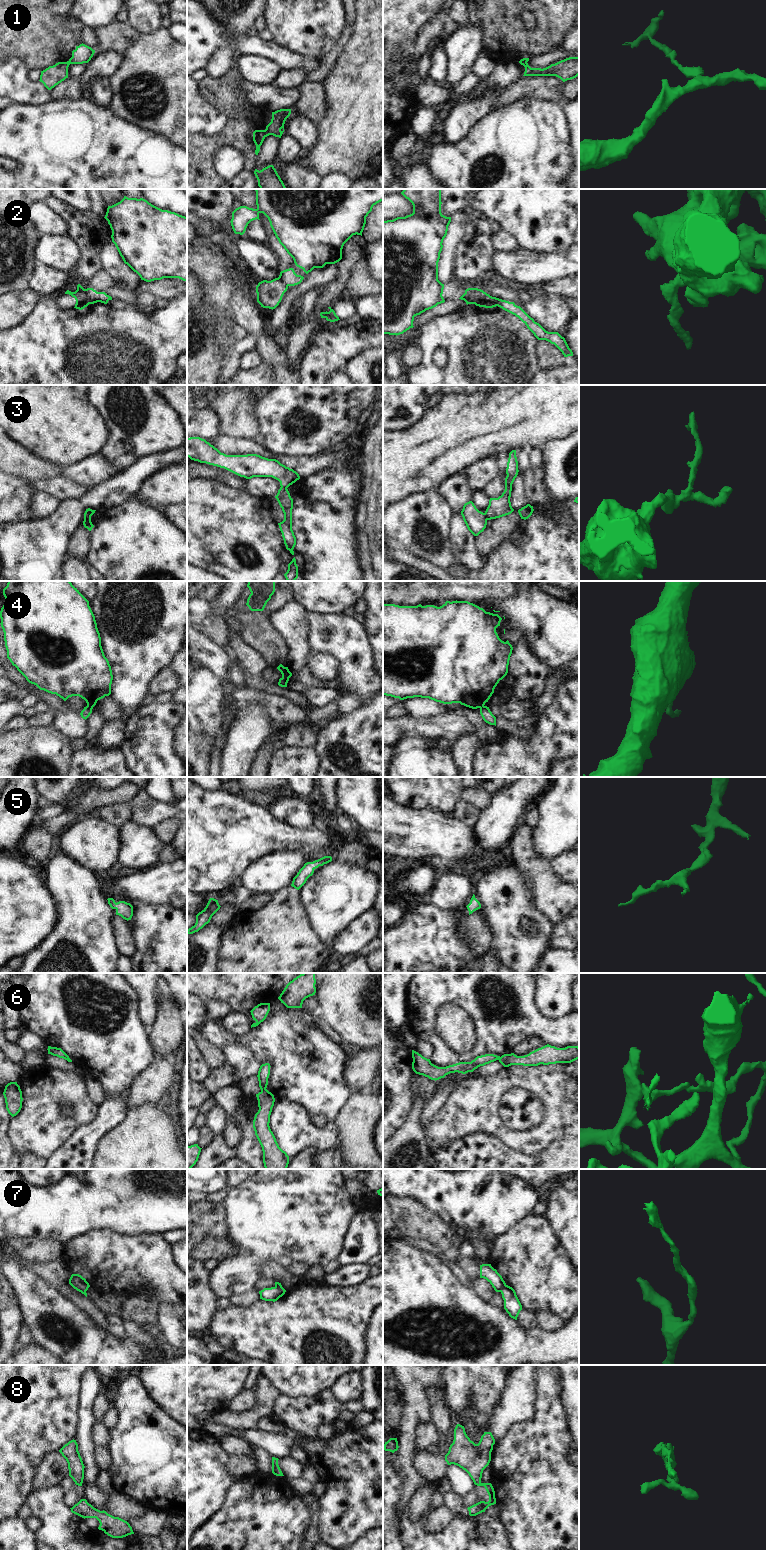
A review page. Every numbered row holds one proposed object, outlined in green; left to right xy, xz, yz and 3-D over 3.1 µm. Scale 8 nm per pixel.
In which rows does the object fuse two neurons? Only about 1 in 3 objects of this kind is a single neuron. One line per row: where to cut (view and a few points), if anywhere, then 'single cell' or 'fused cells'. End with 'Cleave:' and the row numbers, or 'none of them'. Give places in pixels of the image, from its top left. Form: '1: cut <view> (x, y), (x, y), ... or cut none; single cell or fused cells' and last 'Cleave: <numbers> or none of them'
1: cut xz (264, 130), (266, 136); fused cells
2: cut yz (477, 288), (474, 303); fused cells
3: cut yz (484, 513), (487, 519); fused cells
4: cut xz (282, 676), (288, 679); fused cells
5: cut none; single cell
6: cut xz (265, 1087), (261, 1091); fused cells
7: cut yz (506, 1285), (500, 1291); fused cells
8: cut none; single cell
Cleave: 1, 2, 3, 4, 6, 7

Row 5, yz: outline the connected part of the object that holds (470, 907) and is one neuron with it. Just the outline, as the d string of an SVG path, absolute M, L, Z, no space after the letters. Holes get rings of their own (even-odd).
M473 894L470 903L466 906L468 911L469 911L469 915L472 914L474 911L478 910L481 908L481 904L480 902L475 898L475 895Z

